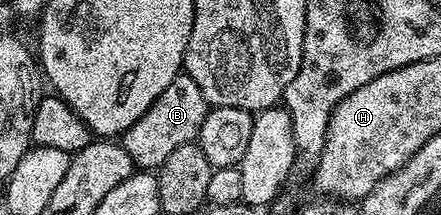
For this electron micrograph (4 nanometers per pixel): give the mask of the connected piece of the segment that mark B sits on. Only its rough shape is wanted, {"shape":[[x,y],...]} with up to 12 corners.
{"shape":[[187,73],[123,135],[134,167],[196,142],[210,112]]}

